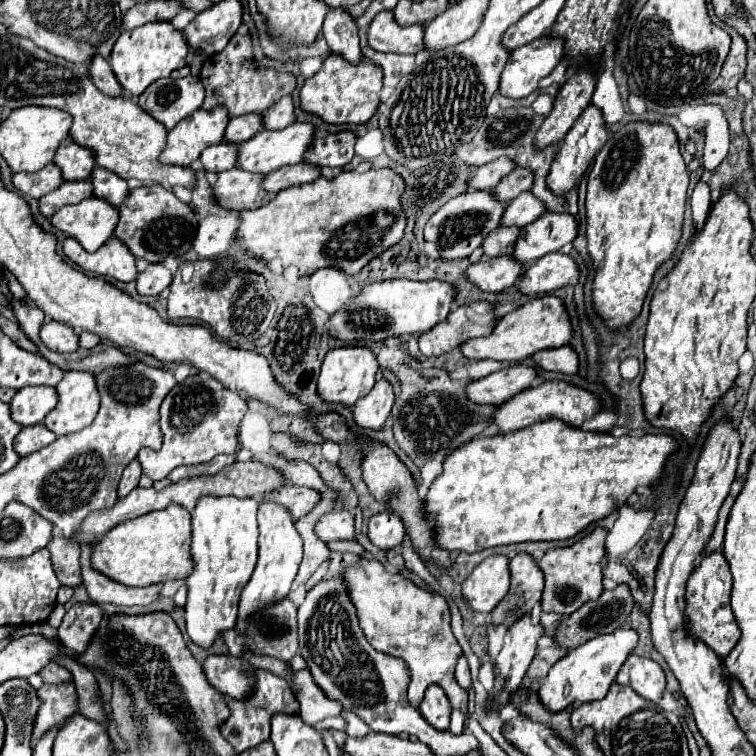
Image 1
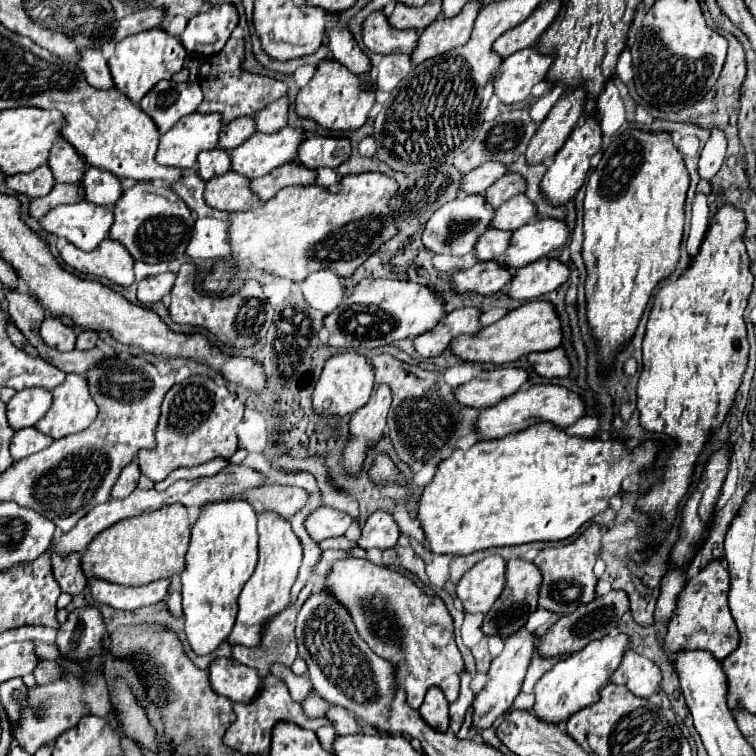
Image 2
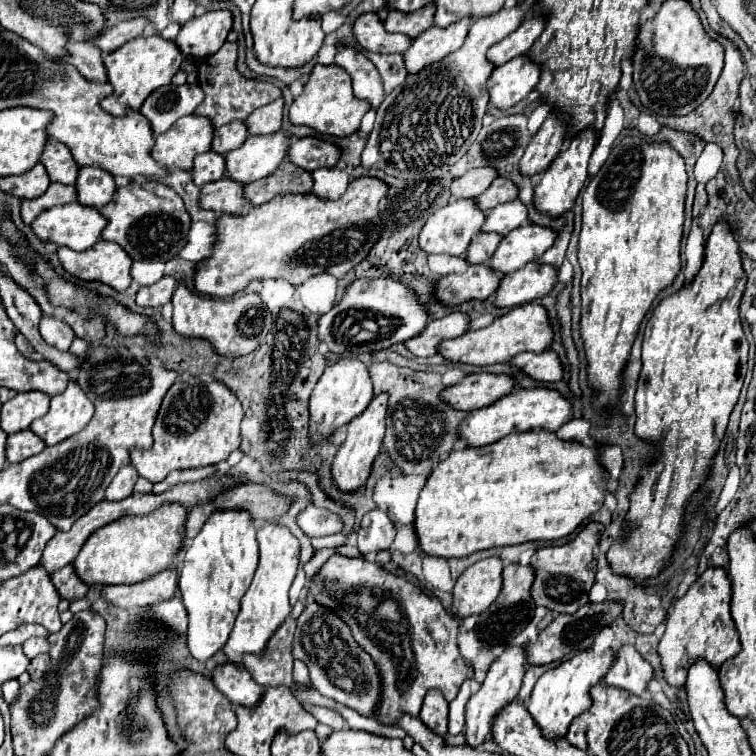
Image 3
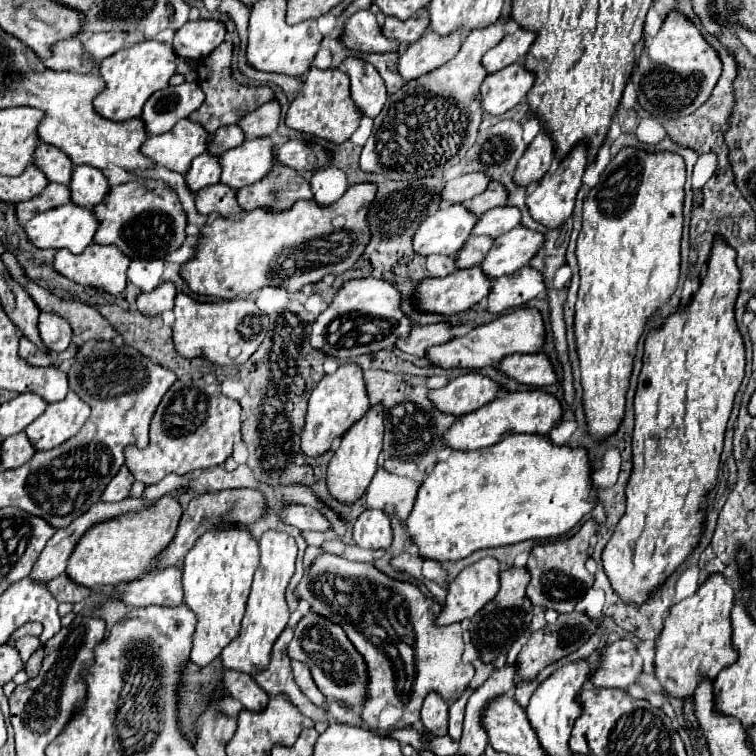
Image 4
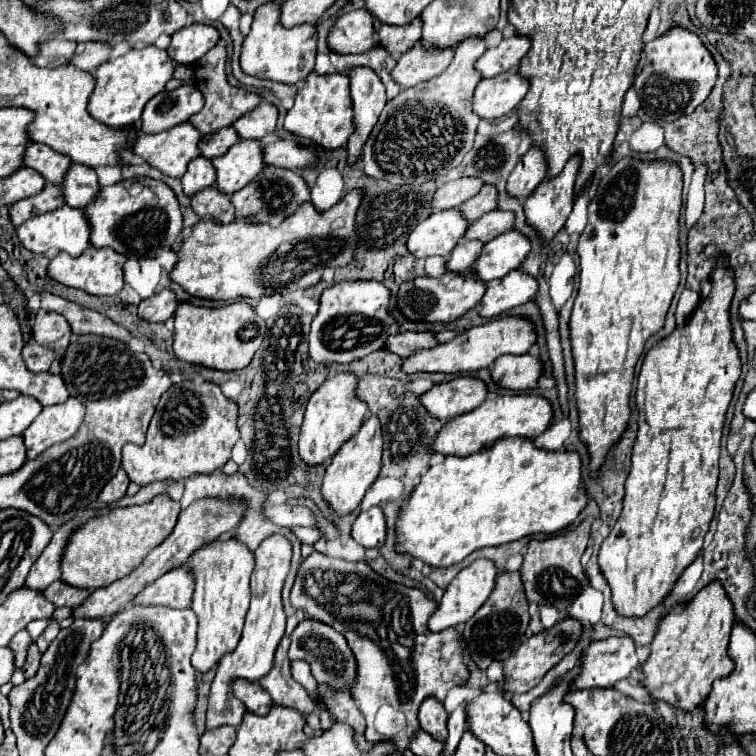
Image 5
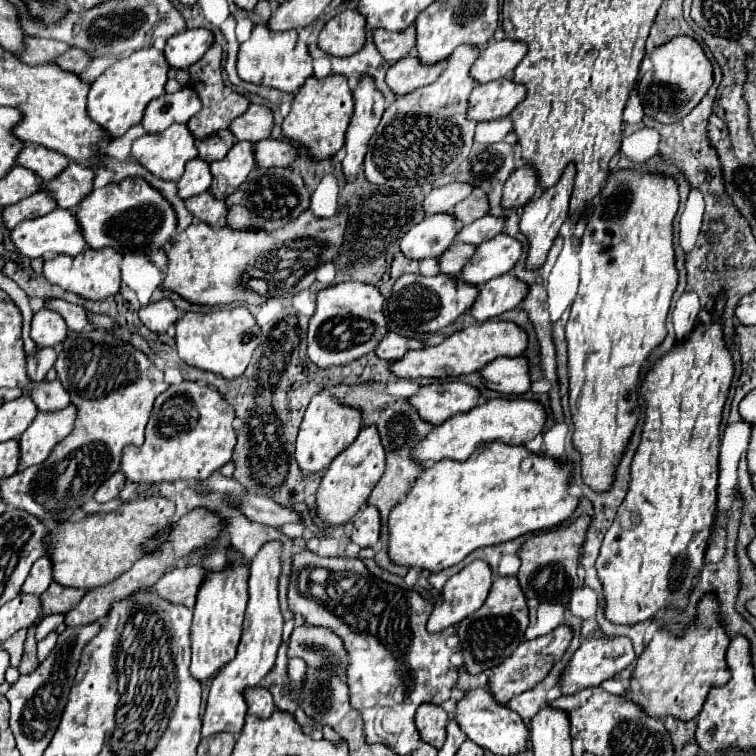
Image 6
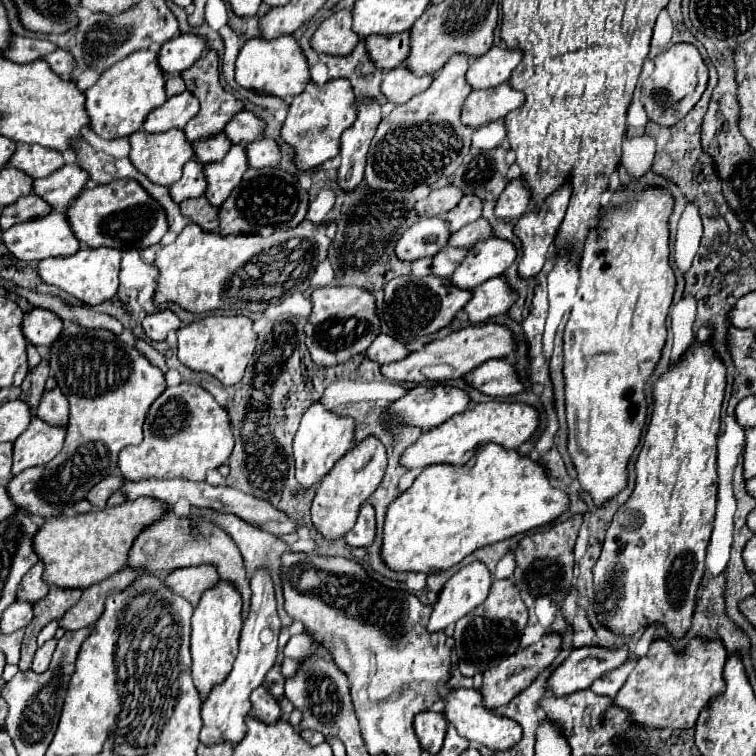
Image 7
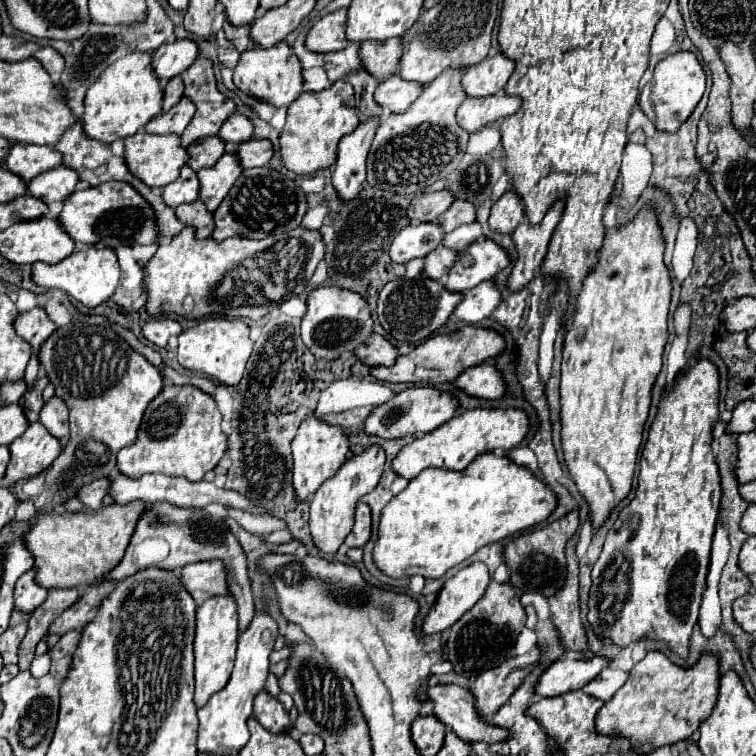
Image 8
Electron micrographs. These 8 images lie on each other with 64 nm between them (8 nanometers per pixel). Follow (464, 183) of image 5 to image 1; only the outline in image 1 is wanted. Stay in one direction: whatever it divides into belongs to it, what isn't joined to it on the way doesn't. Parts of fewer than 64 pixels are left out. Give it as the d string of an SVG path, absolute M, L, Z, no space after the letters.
M498 158L492 160L484 166L478 166L470 178L468 178L468 186L476 188L476 190L494 190L498 186L498 182L510 174L514 170L514 162L510 162L510 158Z

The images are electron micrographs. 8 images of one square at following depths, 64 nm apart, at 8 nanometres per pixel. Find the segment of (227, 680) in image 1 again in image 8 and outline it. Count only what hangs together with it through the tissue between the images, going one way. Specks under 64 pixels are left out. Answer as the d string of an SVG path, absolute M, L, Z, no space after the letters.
M260 690L260 694L254 696L254 718L270 732L290 730L292 726L282 702L266 694L266 690Z

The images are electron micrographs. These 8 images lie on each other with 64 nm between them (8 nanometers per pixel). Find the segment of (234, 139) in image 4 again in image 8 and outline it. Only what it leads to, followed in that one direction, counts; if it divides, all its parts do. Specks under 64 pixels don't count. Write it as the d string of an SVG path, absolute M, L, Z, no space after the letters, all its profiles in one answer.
M210 136L204 140L192 142L186 150L190 154L188 166L192 166L194 170L200 170L200 168L214 166L218 162L218 158L226 152L226 144L218 136Z

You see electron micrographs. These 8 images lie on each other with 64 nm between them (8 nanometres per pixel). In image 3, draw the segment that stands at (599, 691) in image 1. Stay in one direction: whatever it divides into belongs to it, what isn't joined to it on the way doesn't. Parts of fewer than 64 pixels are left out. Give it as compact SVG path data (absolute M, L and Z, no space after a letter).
M586 648L578 652L574 658L560 662L556 668L552 668L550 672L542 674L542 678L538 678L532 690L532 702L528 706L528 712L532 714L536 724L542 728L544 736L558 738L566 734L570 722L592 704L590 688L602 682L602 678L610 670L610 664L614 664L614 658L616 658L614 648L606 648L600 654L594 652L592 648Z

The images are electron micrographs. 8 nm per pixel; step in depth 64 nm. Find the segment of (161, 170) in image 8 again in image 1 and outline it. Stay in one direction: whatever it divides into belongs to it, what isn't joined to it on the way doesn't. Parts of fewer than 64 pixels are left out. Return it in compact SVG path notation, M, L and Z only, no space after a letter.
M216 106L214 110L196 110L194 114L186 116L174 130L168 132L168 144L162 152L162 162L190 166L200 158L202 150L224 140L228 122L230 116L226 110L222 110L222 106Z

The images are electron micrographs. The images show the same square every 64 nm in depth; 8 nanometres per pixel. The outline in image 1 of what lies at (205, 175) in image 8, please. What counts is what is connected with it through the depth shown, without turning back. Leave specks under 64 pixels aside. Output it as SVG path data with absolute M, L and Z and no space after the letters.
M294 122L284 130L262 130L254 138L240 144L238 168L268 174L286 164L300 164L300 162L304 162L306 150L310 150L312 138L314 138L314 124L310 124L310 122Z

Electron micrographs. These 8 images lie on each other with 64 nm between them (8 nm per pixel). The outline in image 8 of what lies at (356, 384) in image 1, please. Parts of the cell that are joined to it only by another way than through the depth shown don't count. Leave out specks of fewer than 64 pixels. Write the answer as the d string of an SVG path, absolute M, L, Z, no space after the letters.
M316 414L306 416L302 426L298 428L296 438L292 440L292 456L294 456L294 488L296 498L304 500L318 490L318 486L336 474L342 462L350 454L350 442L346 438L346 430L342 426L332 426L320 420Z

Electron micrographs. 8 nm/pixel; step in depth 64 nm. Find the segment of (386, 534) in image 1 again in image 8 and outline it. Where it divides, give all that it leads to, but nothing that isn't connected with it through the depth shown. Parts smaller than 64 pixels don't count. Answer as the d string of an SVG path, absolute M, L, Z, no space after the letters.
M358 504L356 506L356 522L354 522L354 528L352 532L346 536L346 546L348 548L362 548L368 540L370 540L370 534L372 534L372 516L370 516L370 506L366 504Z

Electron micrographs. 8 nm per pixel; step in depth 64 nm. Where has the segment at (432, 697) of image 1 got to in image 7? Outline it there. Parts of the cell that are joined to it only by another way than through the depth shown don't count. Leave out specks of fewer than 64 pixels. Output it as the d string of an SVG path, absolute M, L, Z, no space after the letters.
M424 710L424 712L416 714L416 718L414 718L414 730L420 740L420 746L424 750L430 750L432 754L436 754L442 748L446 726L448 726L448 722L442 712Z

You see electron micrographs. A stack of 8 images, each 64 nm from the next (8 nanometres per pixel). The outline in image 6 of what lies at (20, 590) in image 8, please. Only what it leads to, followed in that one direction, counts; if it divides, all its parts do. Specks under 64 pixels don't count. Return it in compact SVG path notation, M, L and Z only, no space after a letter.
M44 554L42 558L38 558L22 586L22 592L28 592L28 594L42 594L50 582L54 580L54 570L50 570L50 554Z

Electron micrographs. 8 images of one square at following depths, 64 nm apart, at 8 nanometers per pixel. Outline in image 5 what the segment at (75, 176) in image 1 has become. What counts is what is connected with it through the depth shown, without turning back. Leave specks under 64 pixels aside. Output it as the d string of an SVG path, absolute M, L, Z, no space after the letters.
M32 142L32 146L28 146L24 156L24 166L38 170L52 184L62 184L62 178L66 178L66 170L70 168L70 164L72 164L70 158L38 142Z

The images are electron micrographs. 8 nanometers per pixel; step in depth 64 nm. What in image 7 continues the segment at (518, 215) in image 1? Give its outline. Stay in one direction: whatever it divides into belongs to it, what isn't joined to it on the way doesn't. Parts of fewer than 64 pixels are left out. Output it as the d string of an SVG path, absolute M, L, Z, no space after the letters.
M478 218L476 222L472 224L466 224L462 226L458 232L454 232L448 240L448 244L452 246L474 246L474 242L480 242L480 240L486 240L492 236L492 228L490 228L490 222L486 218Z

